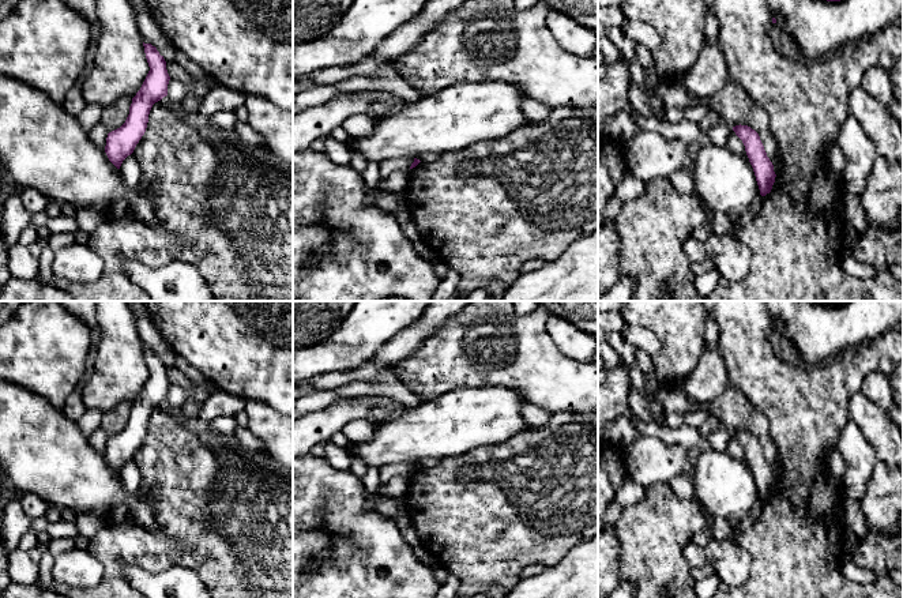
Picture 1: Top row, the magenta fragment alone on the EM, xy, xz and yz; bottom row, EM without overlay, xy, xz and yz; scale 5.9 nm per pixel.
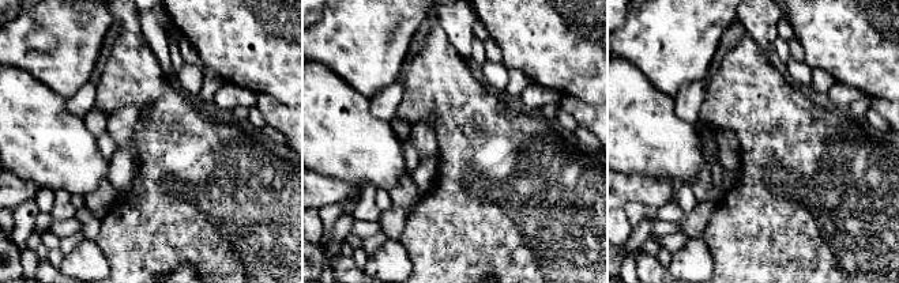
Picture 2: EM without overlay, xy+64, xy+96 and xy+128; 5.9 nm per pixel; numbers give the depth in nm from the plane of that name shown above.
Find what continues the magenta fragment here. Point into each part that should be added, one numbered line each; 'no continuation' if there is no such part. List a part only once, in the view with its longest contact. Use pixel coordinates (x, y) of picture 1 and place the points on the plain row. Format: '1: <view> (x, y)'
no continuation

